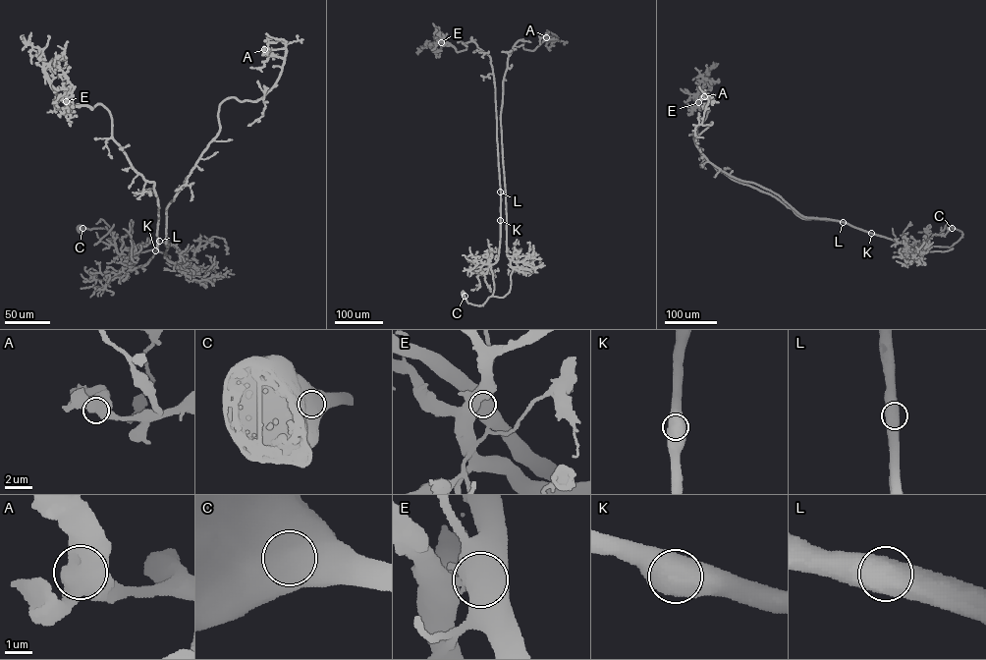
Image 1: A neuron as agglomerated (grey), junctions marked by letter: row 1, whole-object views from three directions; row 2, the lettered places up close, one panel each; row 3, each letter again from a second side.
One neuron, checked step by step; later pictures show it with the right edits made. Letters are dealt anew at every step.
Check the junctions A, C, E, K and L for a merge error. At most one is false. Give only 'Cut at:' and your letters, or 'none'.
Cut at: E

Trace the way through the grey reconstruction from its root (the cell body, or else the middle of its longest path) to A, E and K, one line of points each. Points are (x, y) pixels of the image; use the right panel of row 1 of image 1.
A: (949, 227), (962, 234), (953, 248), (922, 252), (801, 216), (700, 152), (704, 96)
E: (949, 227), (962, 234), (952, 247), (917, 250), (801, 218), (705, 159), (693, 134), (709, 110), (698, 103)
K: (949, 227), (962, 234), (952, 247), (918, 250), (871, 233)

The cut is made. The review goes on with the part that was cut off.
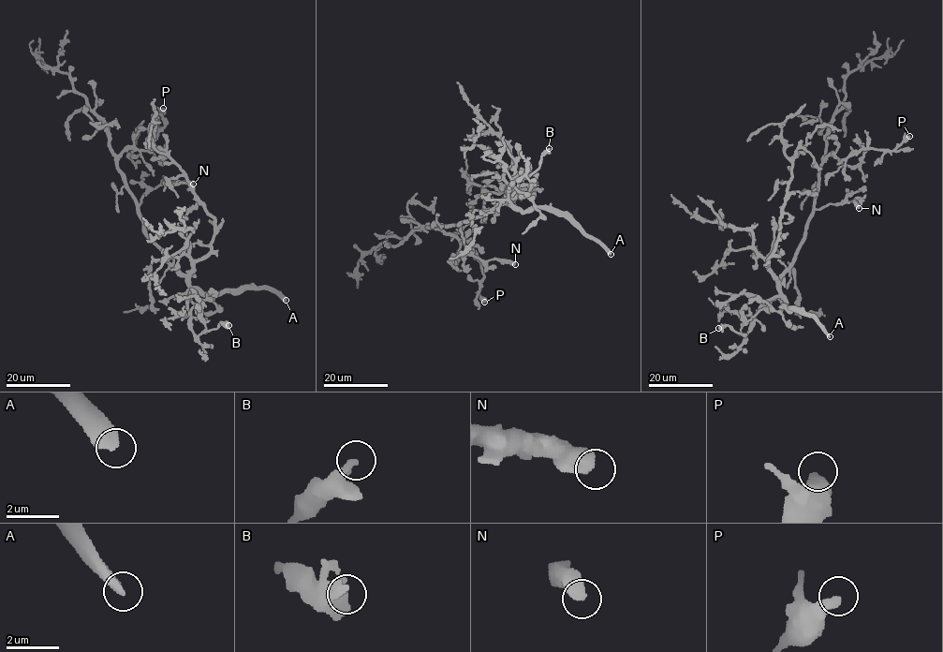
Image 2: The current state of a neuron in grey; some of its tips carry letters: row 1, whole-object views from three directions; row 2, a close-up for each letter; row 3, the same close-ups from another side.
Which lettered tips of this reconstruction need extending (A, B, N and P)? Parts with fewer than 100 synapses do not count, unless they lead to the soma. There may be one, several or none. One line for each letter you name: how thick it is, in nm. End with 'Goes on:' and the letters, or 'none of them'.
A: 500 nm thick
Goes on: A

